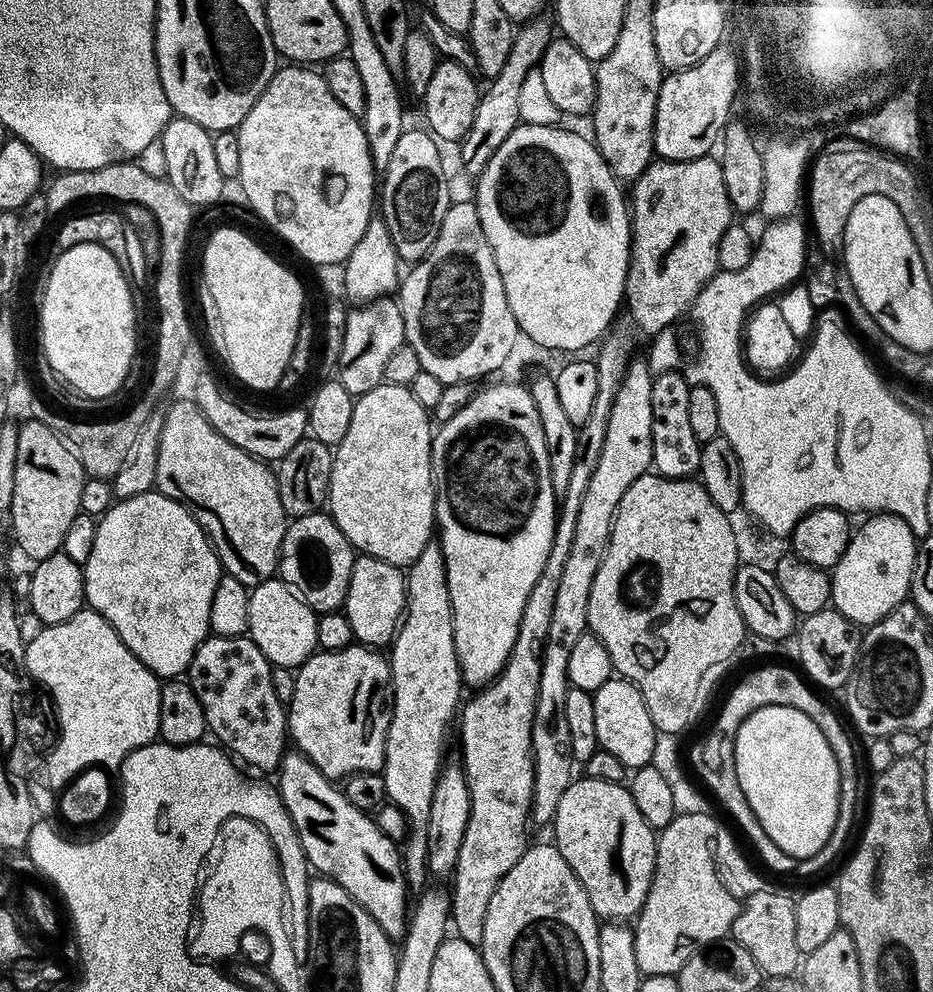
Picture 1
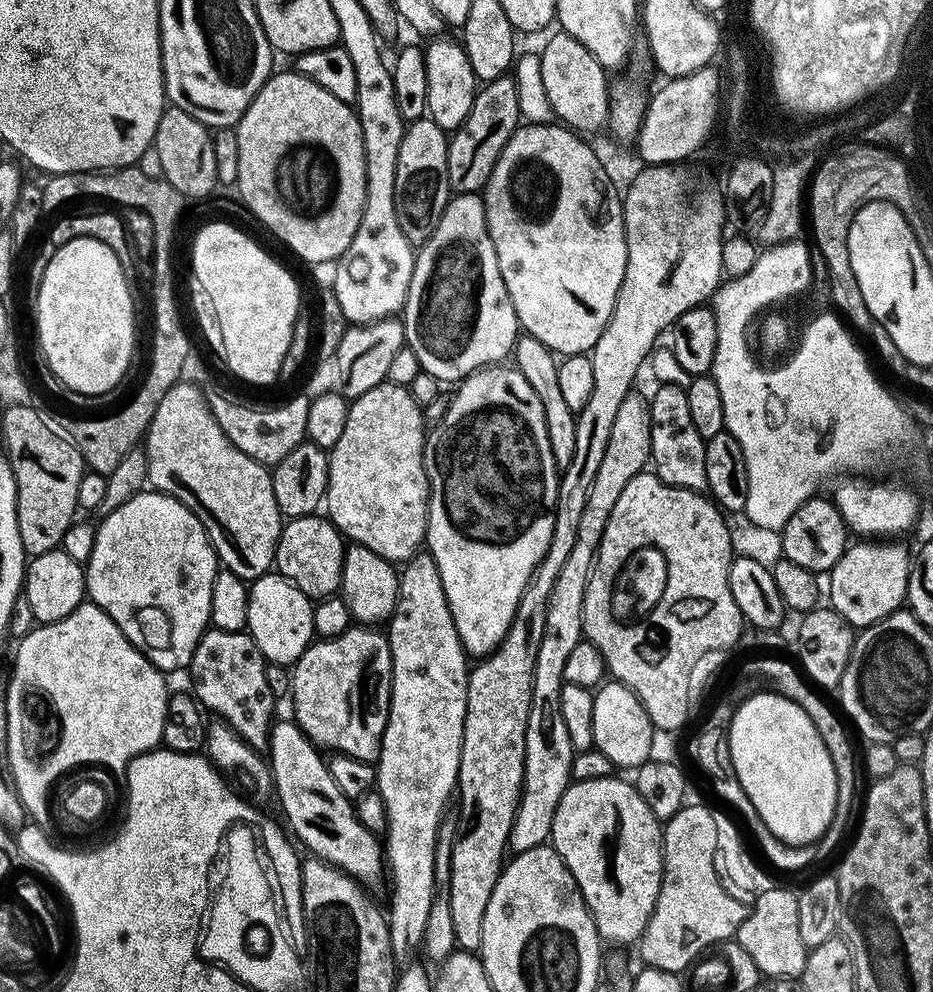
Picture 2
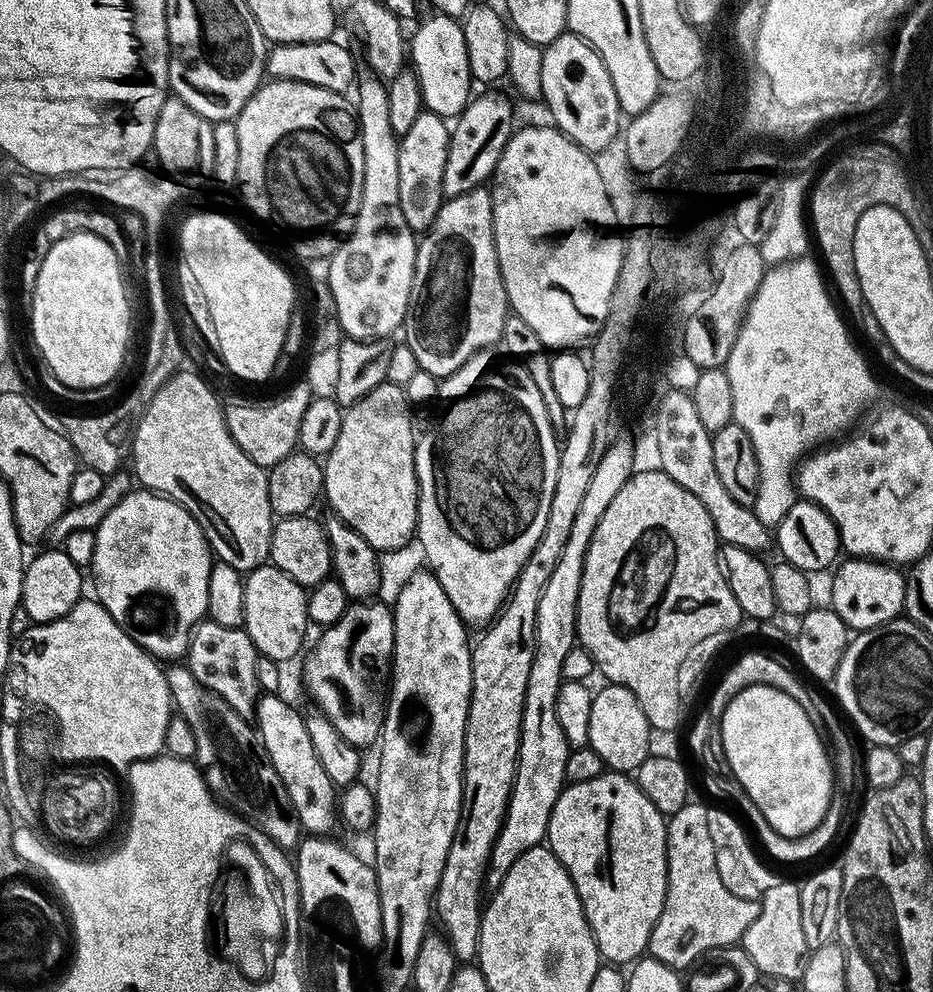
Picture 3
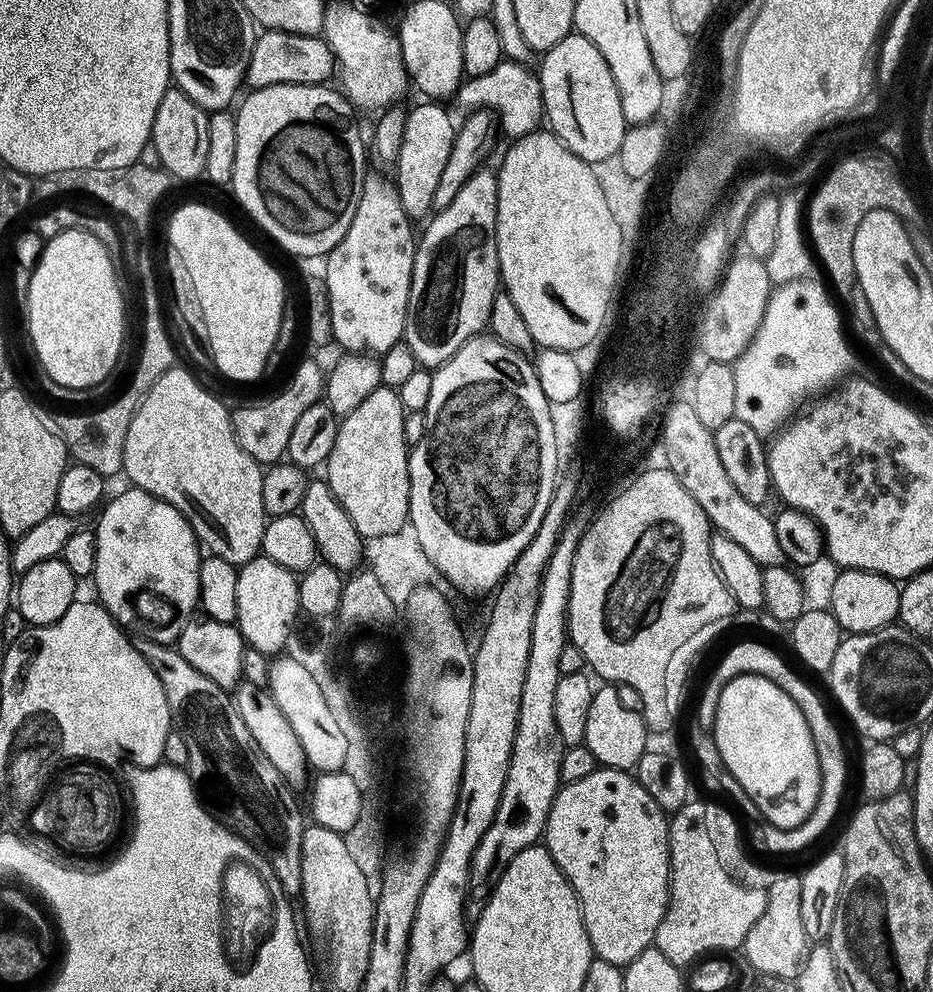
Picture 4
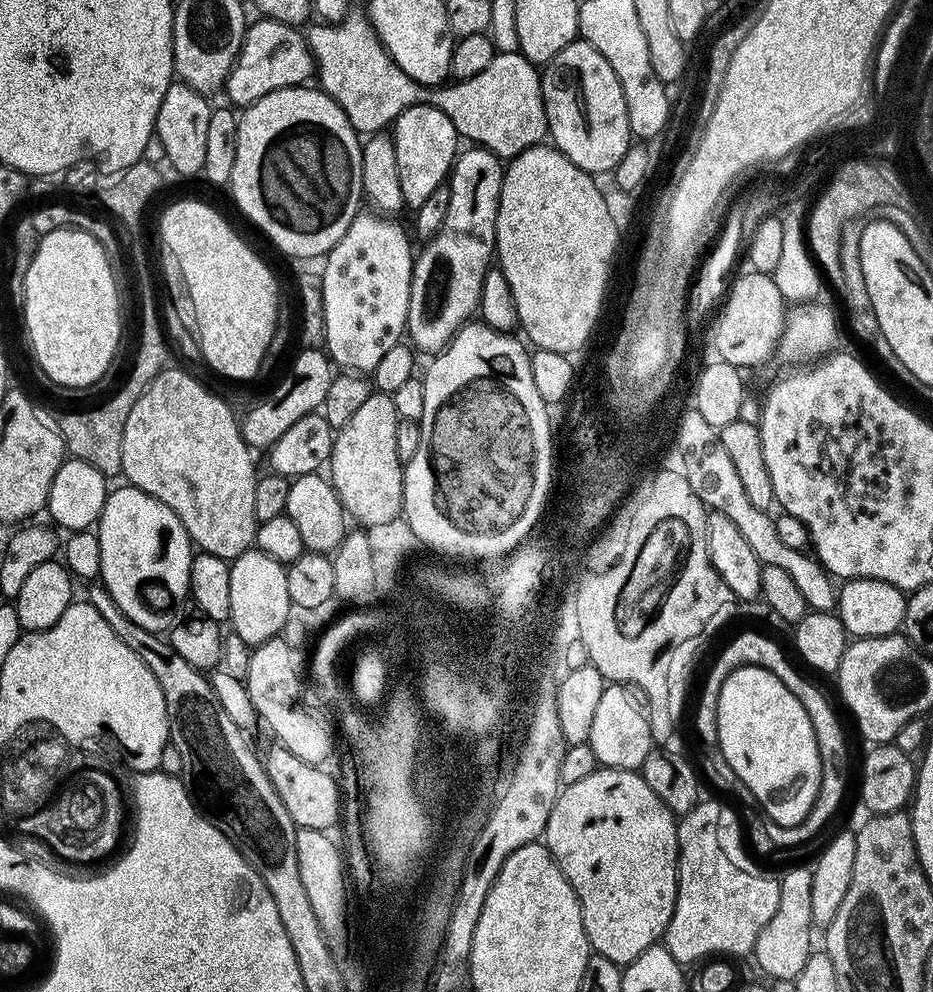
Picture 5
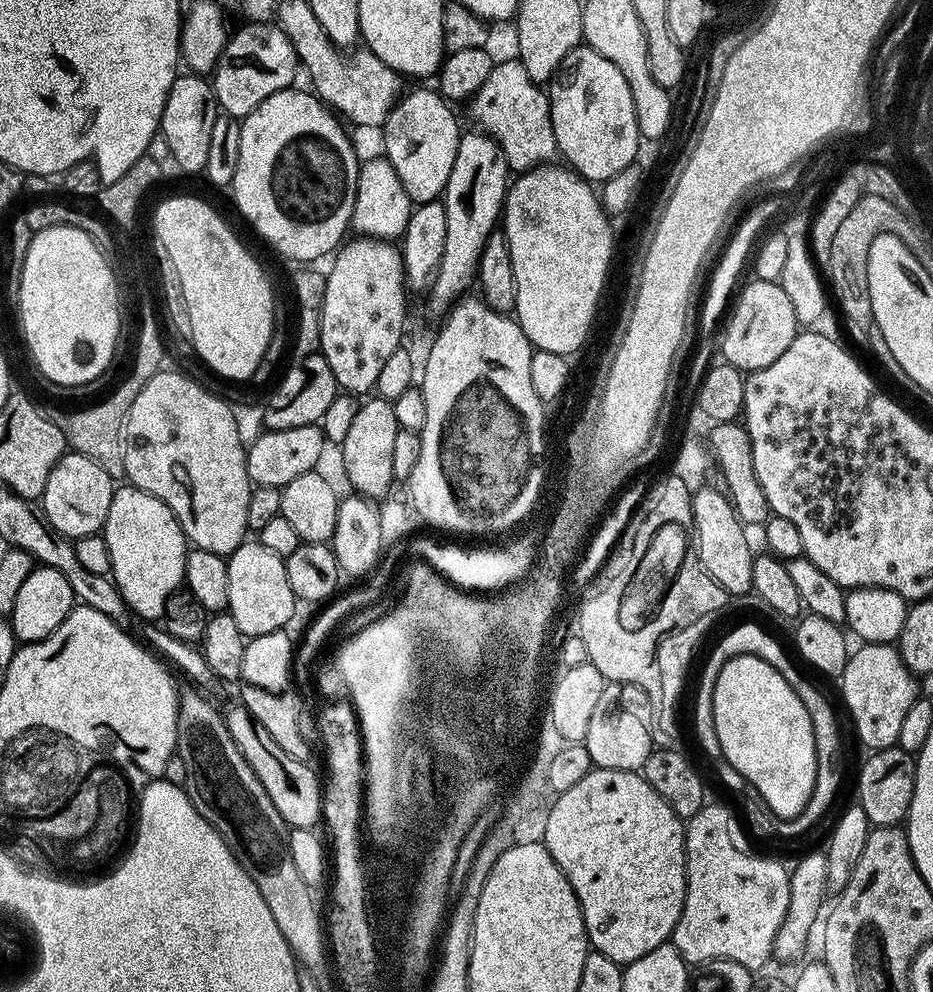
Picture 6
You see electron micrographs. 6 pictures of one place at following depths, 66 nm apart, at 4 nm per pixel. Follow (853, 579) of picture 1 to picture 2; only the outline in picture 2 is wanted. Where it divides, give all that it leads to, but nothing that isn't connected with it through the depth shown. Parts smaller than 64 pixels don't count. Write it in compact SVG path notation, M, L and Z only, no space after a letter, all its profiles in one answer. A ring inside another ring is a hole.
M856 542L838 558L826 580L826 596L853 629L869 628L905 603L908 595L910 552L904 548L887 548L884 542Z

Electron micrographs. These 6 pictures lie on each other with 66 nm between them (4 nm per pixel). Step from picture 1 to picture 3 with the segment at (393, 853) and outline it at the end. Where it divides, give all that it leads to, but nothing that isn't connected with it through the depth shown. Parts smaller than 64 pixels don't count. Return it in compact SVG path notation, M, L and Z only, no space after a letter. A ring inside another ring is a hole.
M263 693L257 699L254 720L261 744L286 786L301 827L309 835L331 835L338 826L335 785L314 750L306 718L281 698L277 693Z

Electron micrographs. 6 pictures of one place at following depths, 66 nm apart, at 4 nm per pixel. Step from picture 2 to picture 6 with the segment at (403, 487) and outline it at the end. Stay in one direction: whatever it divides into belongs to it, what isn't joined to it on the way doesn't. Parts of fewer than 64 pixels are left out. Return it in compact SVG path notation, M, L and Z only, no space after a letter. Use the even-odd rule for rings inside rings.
M379 398L368 399L361 403L358 414L354 414L354 423L346 433L342 451L344 472L348 475L349 482L356 487L353 489L365 498L377 498L376 496L380 495L383 497L388 492L387 488L394 484L394 434L398 434L401 427L394 418L394 410L389 401Z

